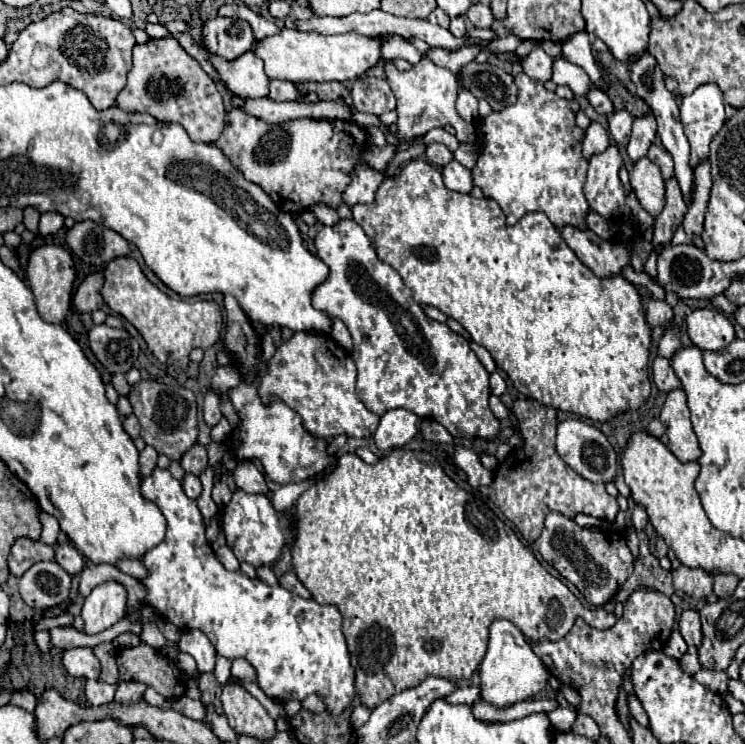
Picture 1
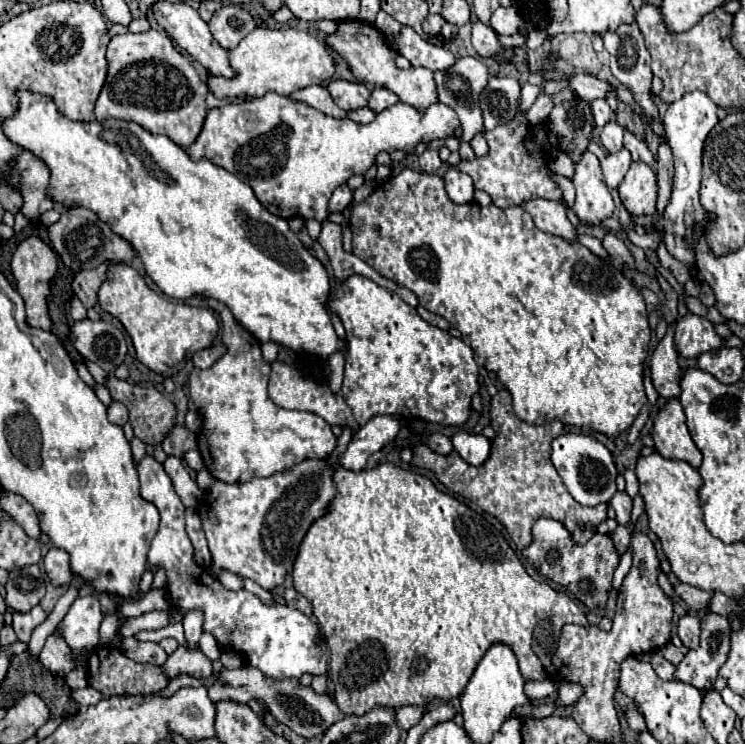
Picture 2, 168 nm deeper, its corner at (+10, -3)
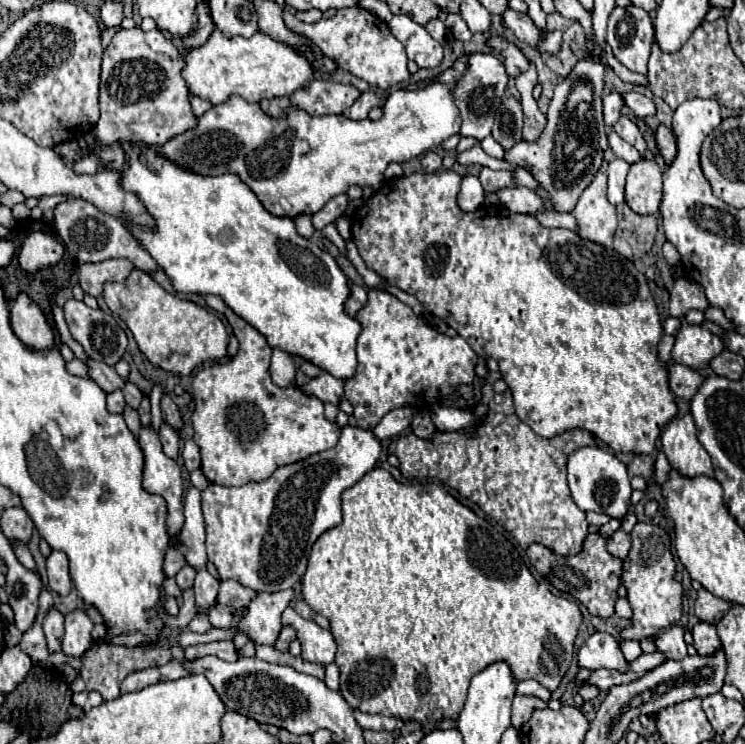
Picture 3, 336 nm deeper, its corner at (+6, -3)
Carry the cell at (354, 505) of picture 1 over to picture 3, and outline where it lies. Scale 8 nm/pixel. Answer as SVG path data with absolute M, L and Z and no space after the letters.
M375 467L369 471L361 481L357 481L353 487L343 491L343 523L325 531L311 549L307 571L301 581L303 599L309 603L309 607L331 623L331 633L337 643L337 655L335 663L341 671L341 697L349 703L349 707L359 709L363 713L381 713L381 715L393 715L401 717L403 721L421 721L421 723L433 723L445 717L455 719L459 711L465 705L467 699L467 687L473 675L483 671L487 665L495 661L507 661L513 669L513 677L517 681L521 679L537 679L547 689L557 689L563 675L567 673L571 659L573 659L573 643L579 631L579 625L583 621L579 605L575 601L555 597L549 591L546 581L535 581L527 565L523 563L521 555L515 551L515 547L499 533L495 531L485 519L477 517L469 507L461 505L453 495L445 491L443 485L435 483L426 485L413 483L403 485L391 477L389 471Z

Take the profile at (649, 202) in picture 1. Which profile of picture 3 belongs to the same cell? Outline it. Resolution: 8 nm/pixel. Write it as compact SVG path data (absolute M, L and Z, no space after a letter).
M639 159L631 165L625 185L625 201L639 215L651 215L659 211L663 197L661 169L653 159Z

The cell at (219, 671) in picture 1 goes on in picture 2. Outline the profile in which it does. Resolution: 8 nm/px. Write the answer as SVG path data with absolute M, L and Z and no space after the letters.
M201 633L201 639L199 639L199 649L211 659L211 661L215 661L215 659L219 659L219 651L217 651L217 639L211 635L211 633Z

